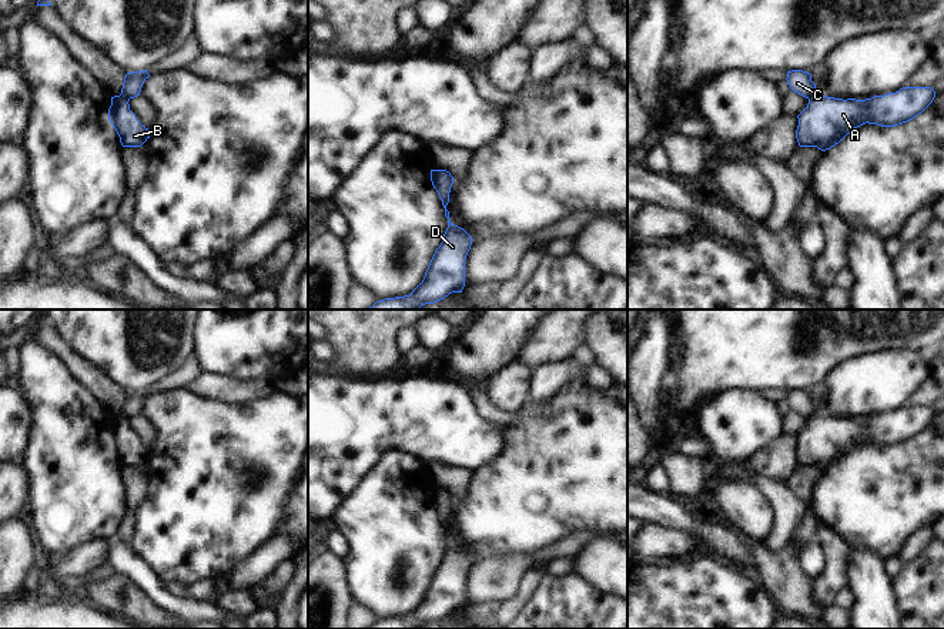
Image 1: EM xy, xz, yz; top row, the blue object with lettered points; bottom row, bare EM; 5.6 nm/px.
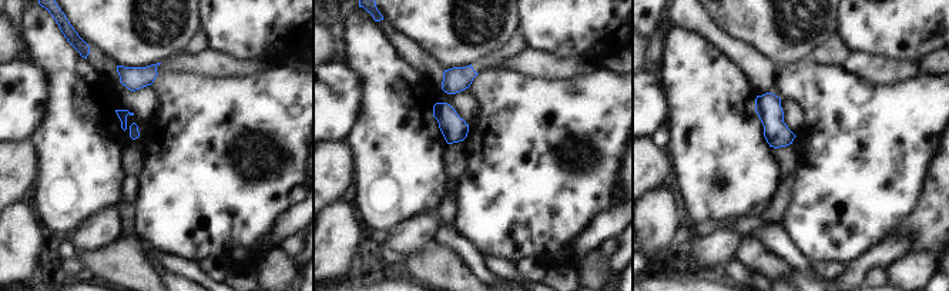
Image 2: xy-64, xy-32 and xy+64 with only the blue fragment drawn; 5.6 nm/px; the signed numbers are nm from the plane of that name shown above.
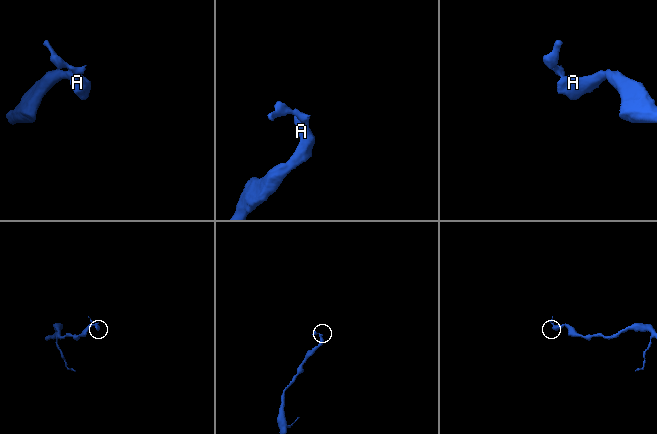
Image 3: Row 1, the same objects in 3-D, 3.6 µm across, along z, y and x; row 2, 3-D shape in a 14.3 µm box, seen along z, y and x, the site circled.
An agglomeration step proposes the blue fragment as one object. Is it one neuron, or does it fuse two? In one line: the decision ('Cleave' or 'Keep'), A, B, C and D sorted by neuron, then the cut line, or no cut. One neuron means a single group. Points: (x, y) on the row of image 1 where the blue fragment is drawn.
Cleave. Groups: A B D / C. Split along xy (120, 94), (129, 99).

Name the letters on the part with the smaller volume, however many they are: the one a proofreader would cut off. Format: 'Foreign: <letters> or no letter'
Foreign: C

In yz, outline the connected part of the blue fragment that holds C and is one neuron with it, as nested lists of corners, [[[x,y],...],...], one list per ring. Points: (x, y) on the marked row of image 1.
[[[803,70],[787,71],[786,80],[794,93],[806,98],[810,98],[817,94],[816,84],[811,81],[811,74],[807,71]]]

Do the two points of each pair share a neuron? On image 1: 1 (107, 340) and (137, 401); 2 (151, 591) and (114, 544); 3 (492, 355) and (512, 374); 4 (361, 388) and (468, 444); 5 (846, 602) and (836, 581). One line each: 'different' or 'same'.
1: different
2: same
3: different
4: same
5: different

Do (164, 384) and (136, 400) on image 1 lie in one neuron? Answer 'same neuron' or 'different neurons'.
same neuron

